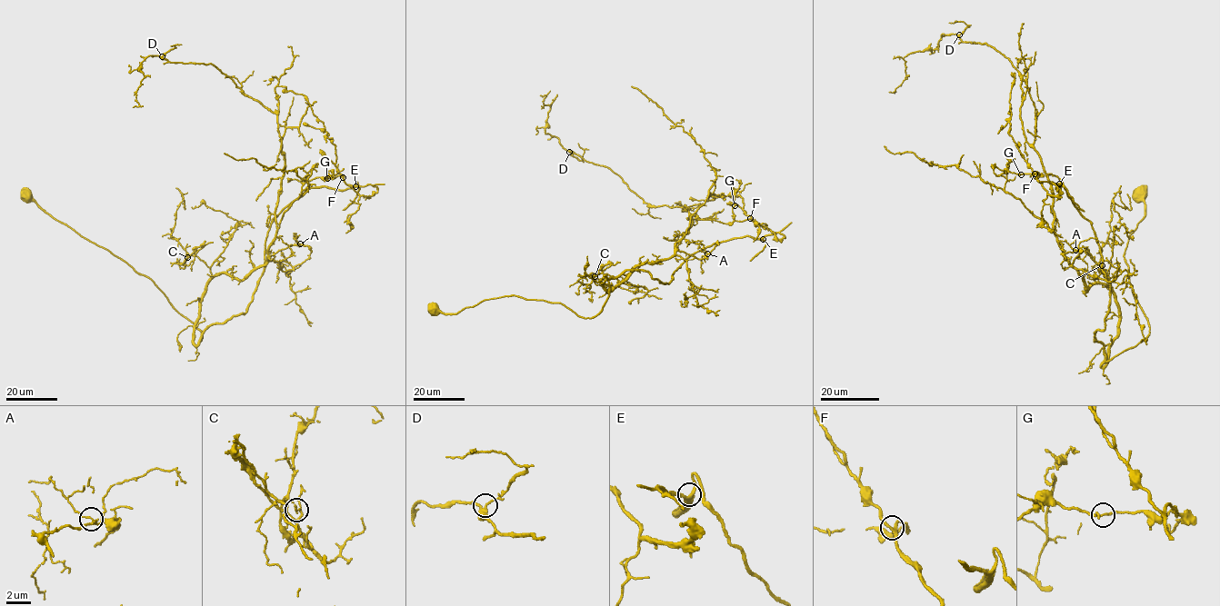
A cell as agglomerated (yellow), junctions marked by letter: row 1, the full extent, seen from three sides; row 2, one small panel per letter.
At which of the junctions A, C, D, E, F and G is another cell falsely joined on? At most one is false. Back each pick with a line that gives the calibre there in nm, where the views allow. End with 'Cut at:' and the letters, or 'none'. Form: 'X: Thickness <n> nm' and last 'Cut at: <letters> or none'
C: Thickness 120 nm
Cut at: C

